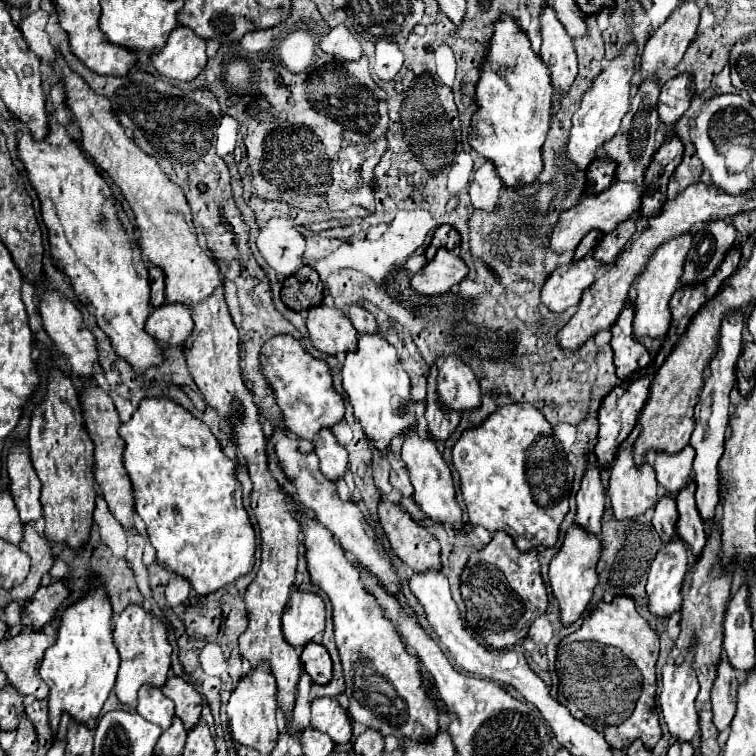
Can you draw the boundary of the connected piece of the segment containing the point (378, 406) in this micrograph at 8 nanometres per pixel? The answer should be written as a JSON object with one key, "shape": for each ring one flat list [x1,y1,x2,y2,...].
{"shape":[[351,304,345,312,353,322,353,326,357,328,357,332,375,332,375,334,359,334,357,348,347,352,345,356,341,376,355,418,361,422,365,434,373,440,373,444,379,450,385,450,389,448,393,436,403,434,407,428,417,424,415,402,409,394,409,376,401,368,395,348,381,334,377,334,377,324,373,314,369,314,363,306,357,304]]}

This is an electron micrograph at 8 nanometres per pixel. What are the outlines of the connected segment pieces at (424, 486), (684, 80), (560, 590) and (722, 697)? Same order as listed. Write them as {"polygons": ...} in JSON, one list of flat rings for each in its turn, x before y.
{"polygons":[[[411,428,411,432,407,432,403,448,401,448,401,460,409,468,411,484,415,488,413,500,417,502,417,506,429,518,439,520,439,522,449,522,453,528,461,528,461,508,459,508,459,504,455,500,455,488,453,488,453,480,451,480,451,470,445,464,441,452,437,450,435,440,431,440,431,436,421,438,417,434,417,430]],[[677,74,675,78,667,80,661,88,659,104,657,104,661,122,673,126,681,118,681,114,689,108,693,94,695,94,695,86,689,74]],[[577,524,567,528,561,550,553,556,553,560,549,564,551,590,553,590,553,594,555,594,557,602,559,602,561,622,563,624,575,622,583,614,583,610,587,608,587,604,589,604,589,600,593,596,593,588,597,584,595,566,599,562,601,550,603,550,603,546,601,546,599,536,587,536,587,532,583,532,583,528,579,528]],[[721,658,717,664,717,676,711,690,713,702,713,724,717,730,725,730,735,716,735,694,737,694,737,674,731,664]]]}

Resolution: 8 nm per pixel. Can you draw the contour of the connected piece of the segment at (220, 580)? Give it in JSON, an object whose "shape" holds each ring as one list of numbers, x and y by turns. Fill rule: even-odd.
{"shape":[[145,398,139,408,135,410,135,414,131,416,129,422,121,424,119,428,119,436,125,440,125,452,123,452,123,462,125,462,125,468,127,468,127,474,133,482,133,490,135,490,135,510,137,514,143,518,145,526,147,526,147,534,149,534,149,540,157,552,157,562,159,564,165,564,165,568,181,574,183,578,187,578,191,582,191,586,201,594,209,594,209,592,215,592,219,588,223,588,225,584,229,582,235,582,239,576,247,574,255,562,253,554,255,554,255,530,253,530,253,524,249,520,249,514,247,510,243,508,243,502,241,502,241,484,235,476,235,462,231,458,227,458,223,454,223,448,221,444,217,442,217,438,213,436,213,432,209,430,209,426,201,420,197,420,195,416,191,416,191,412,187,412,179,402,175,402,173,398]]}

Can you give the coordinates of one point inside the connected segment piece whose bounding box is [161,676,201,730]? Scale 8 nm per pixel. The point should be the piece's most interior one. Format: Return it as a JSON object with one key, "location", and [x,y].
{"location":[187,700]}

